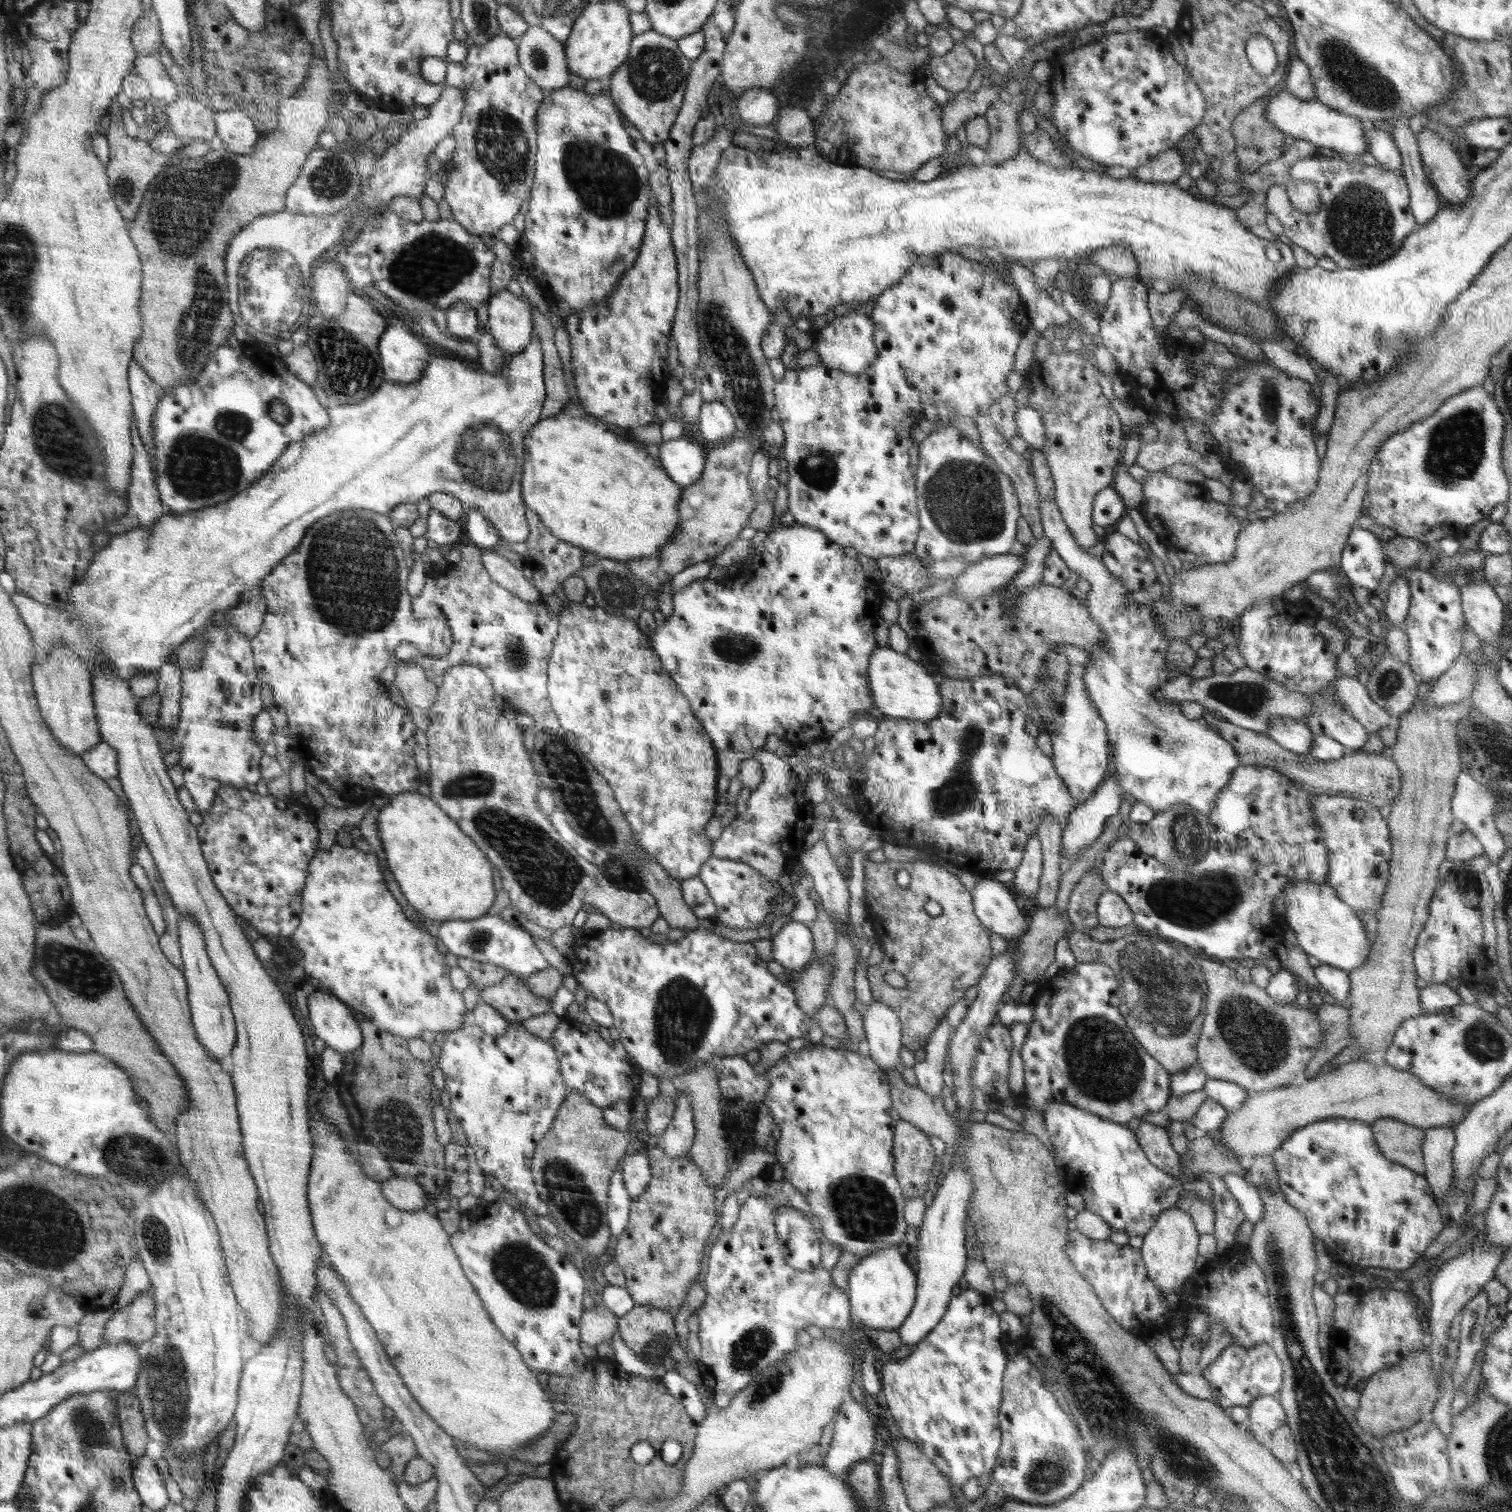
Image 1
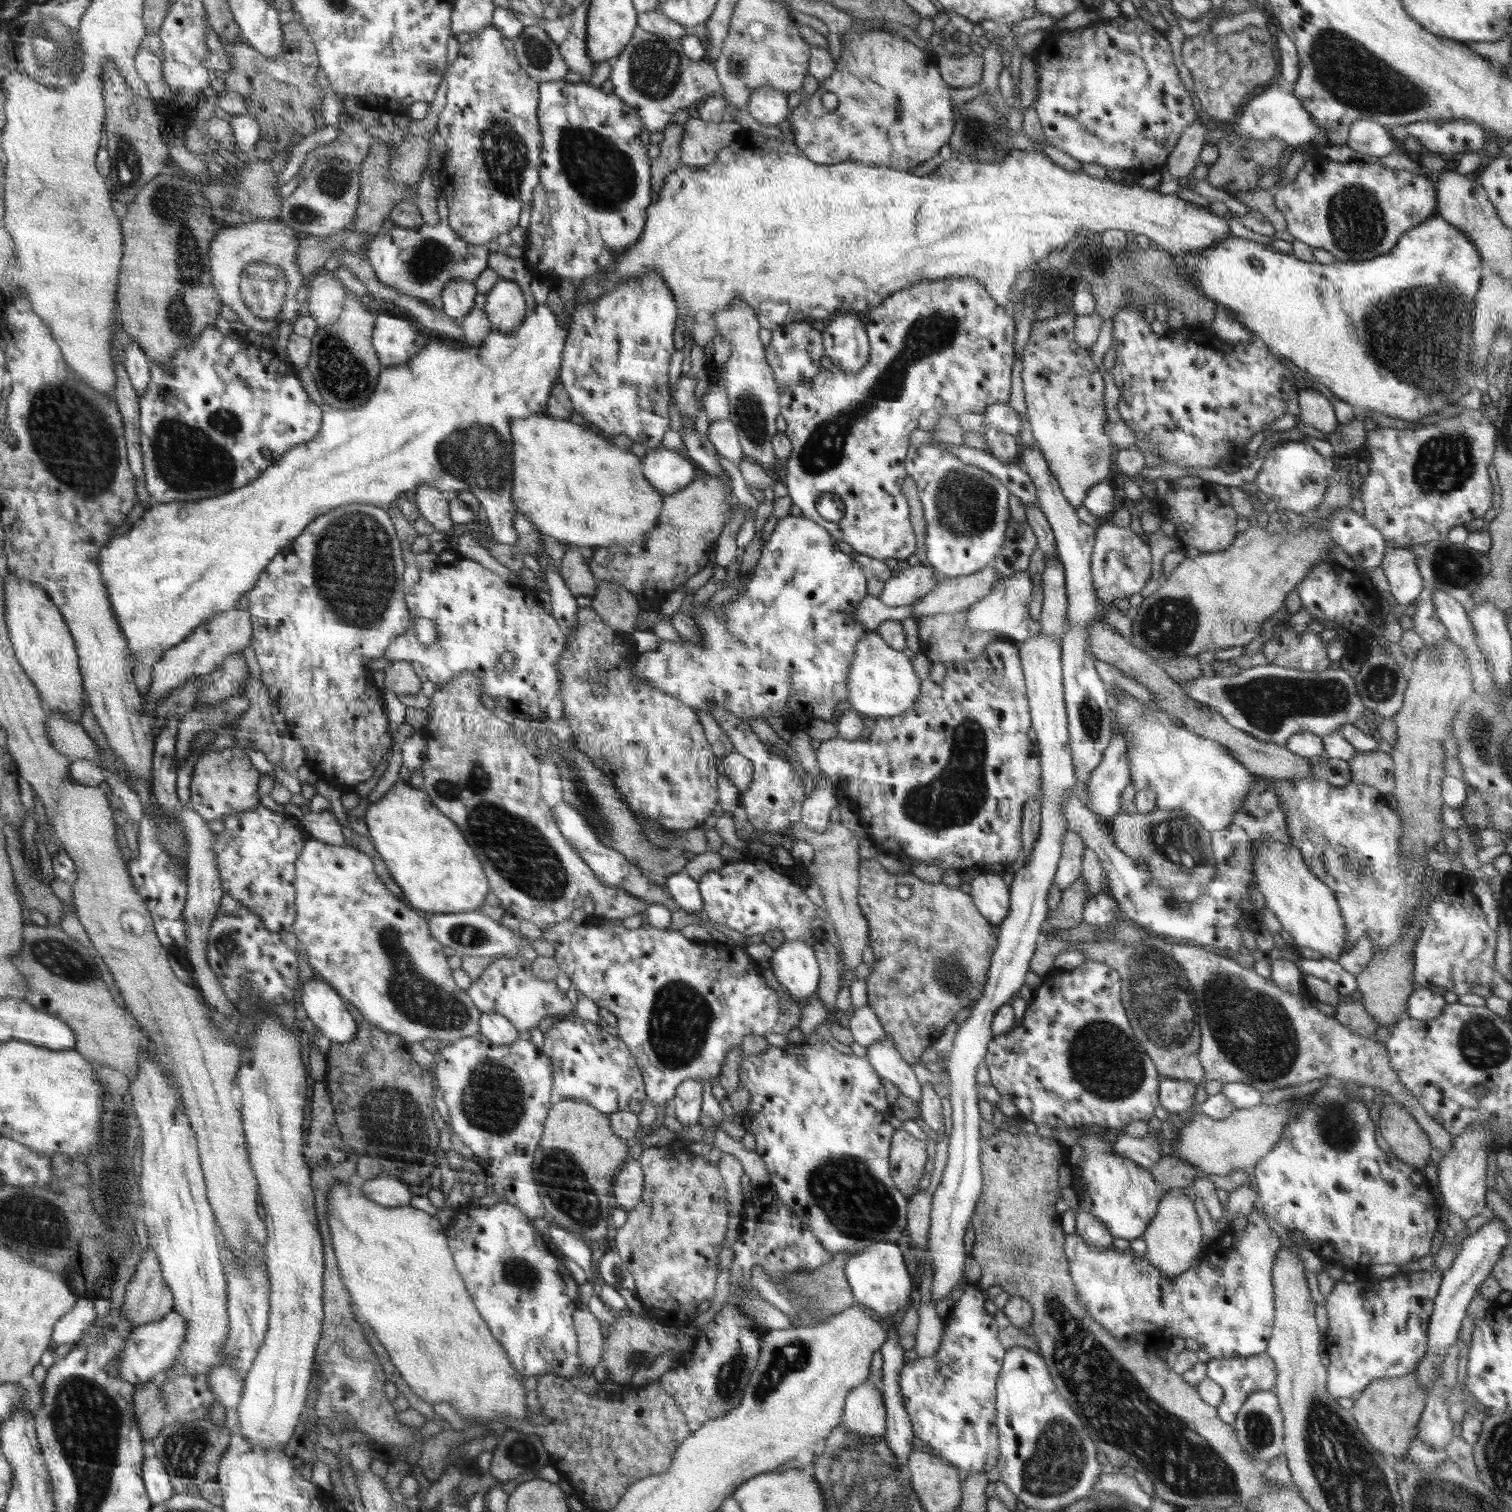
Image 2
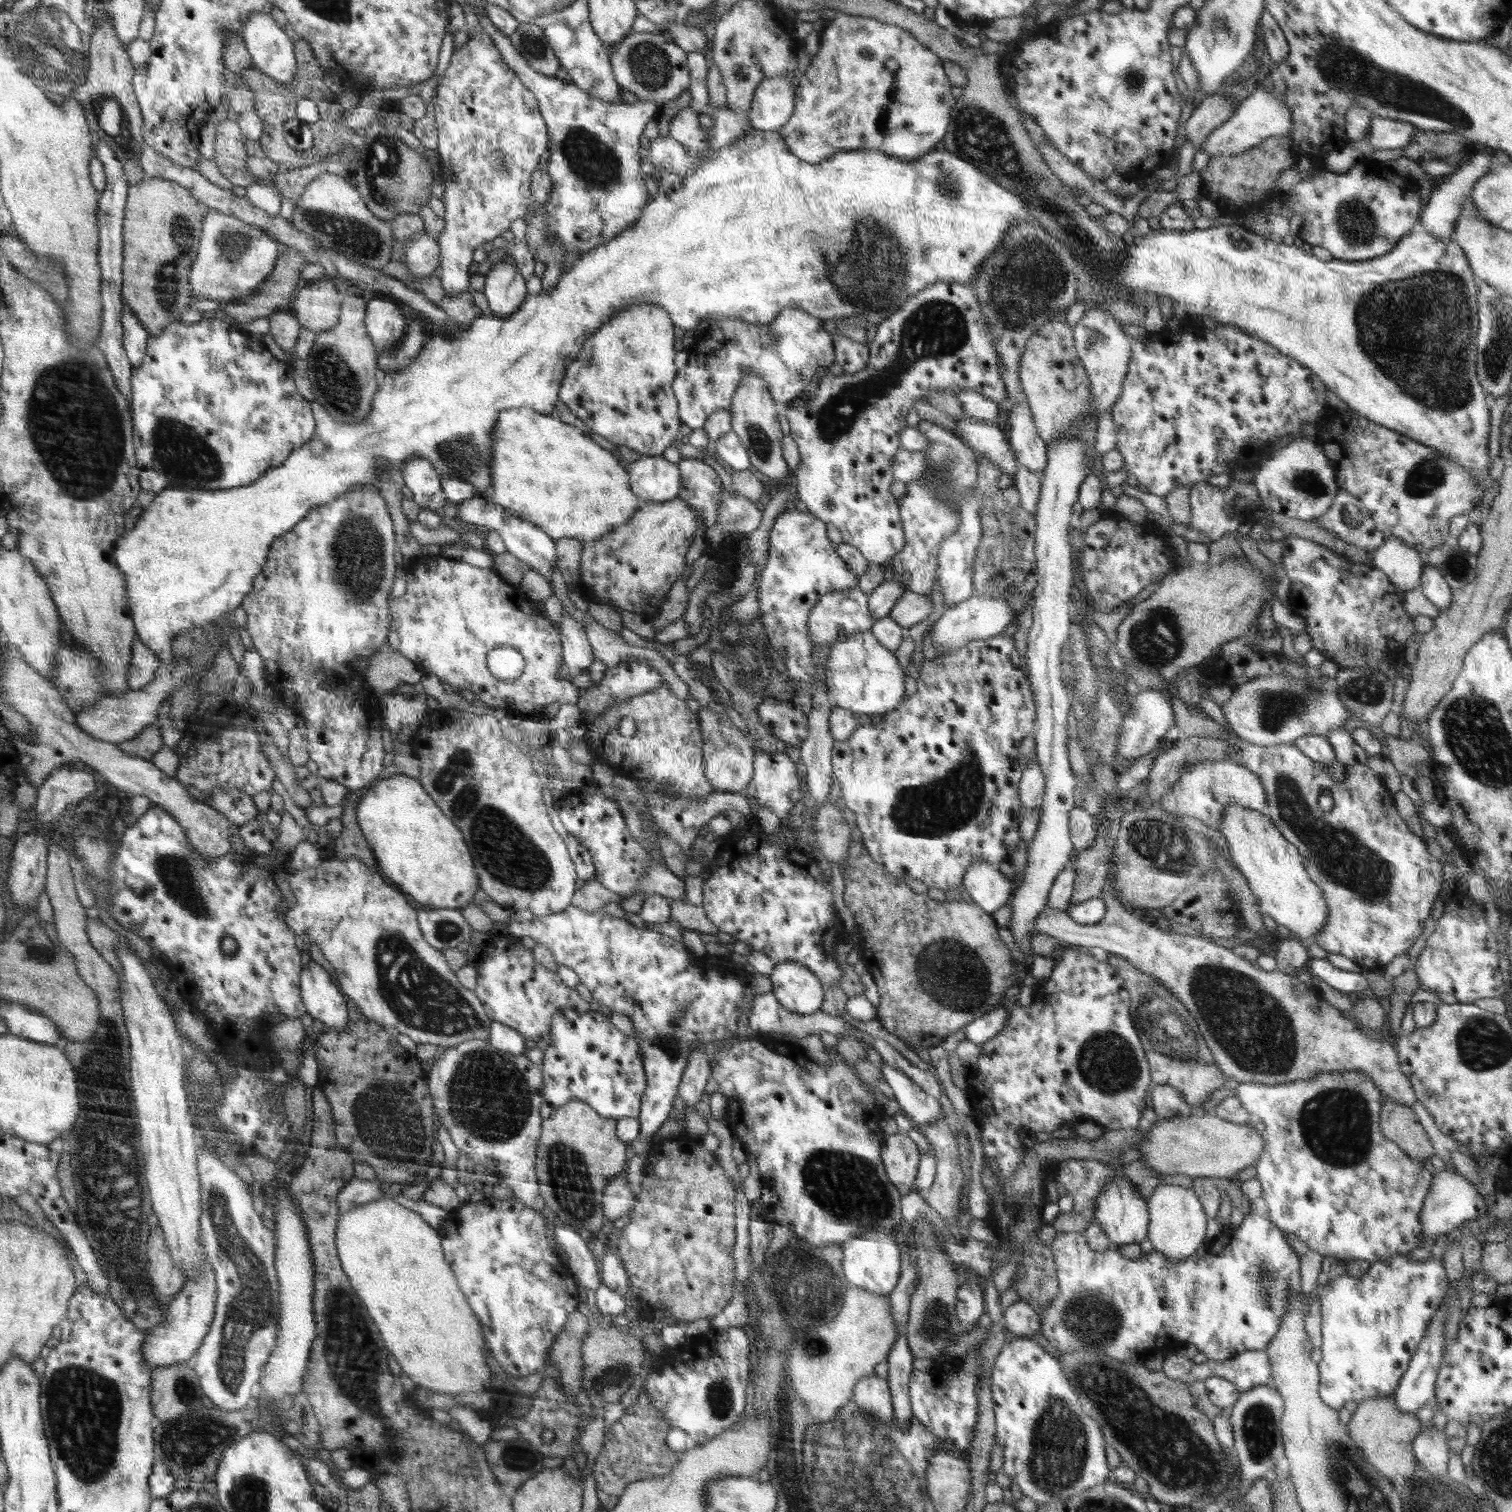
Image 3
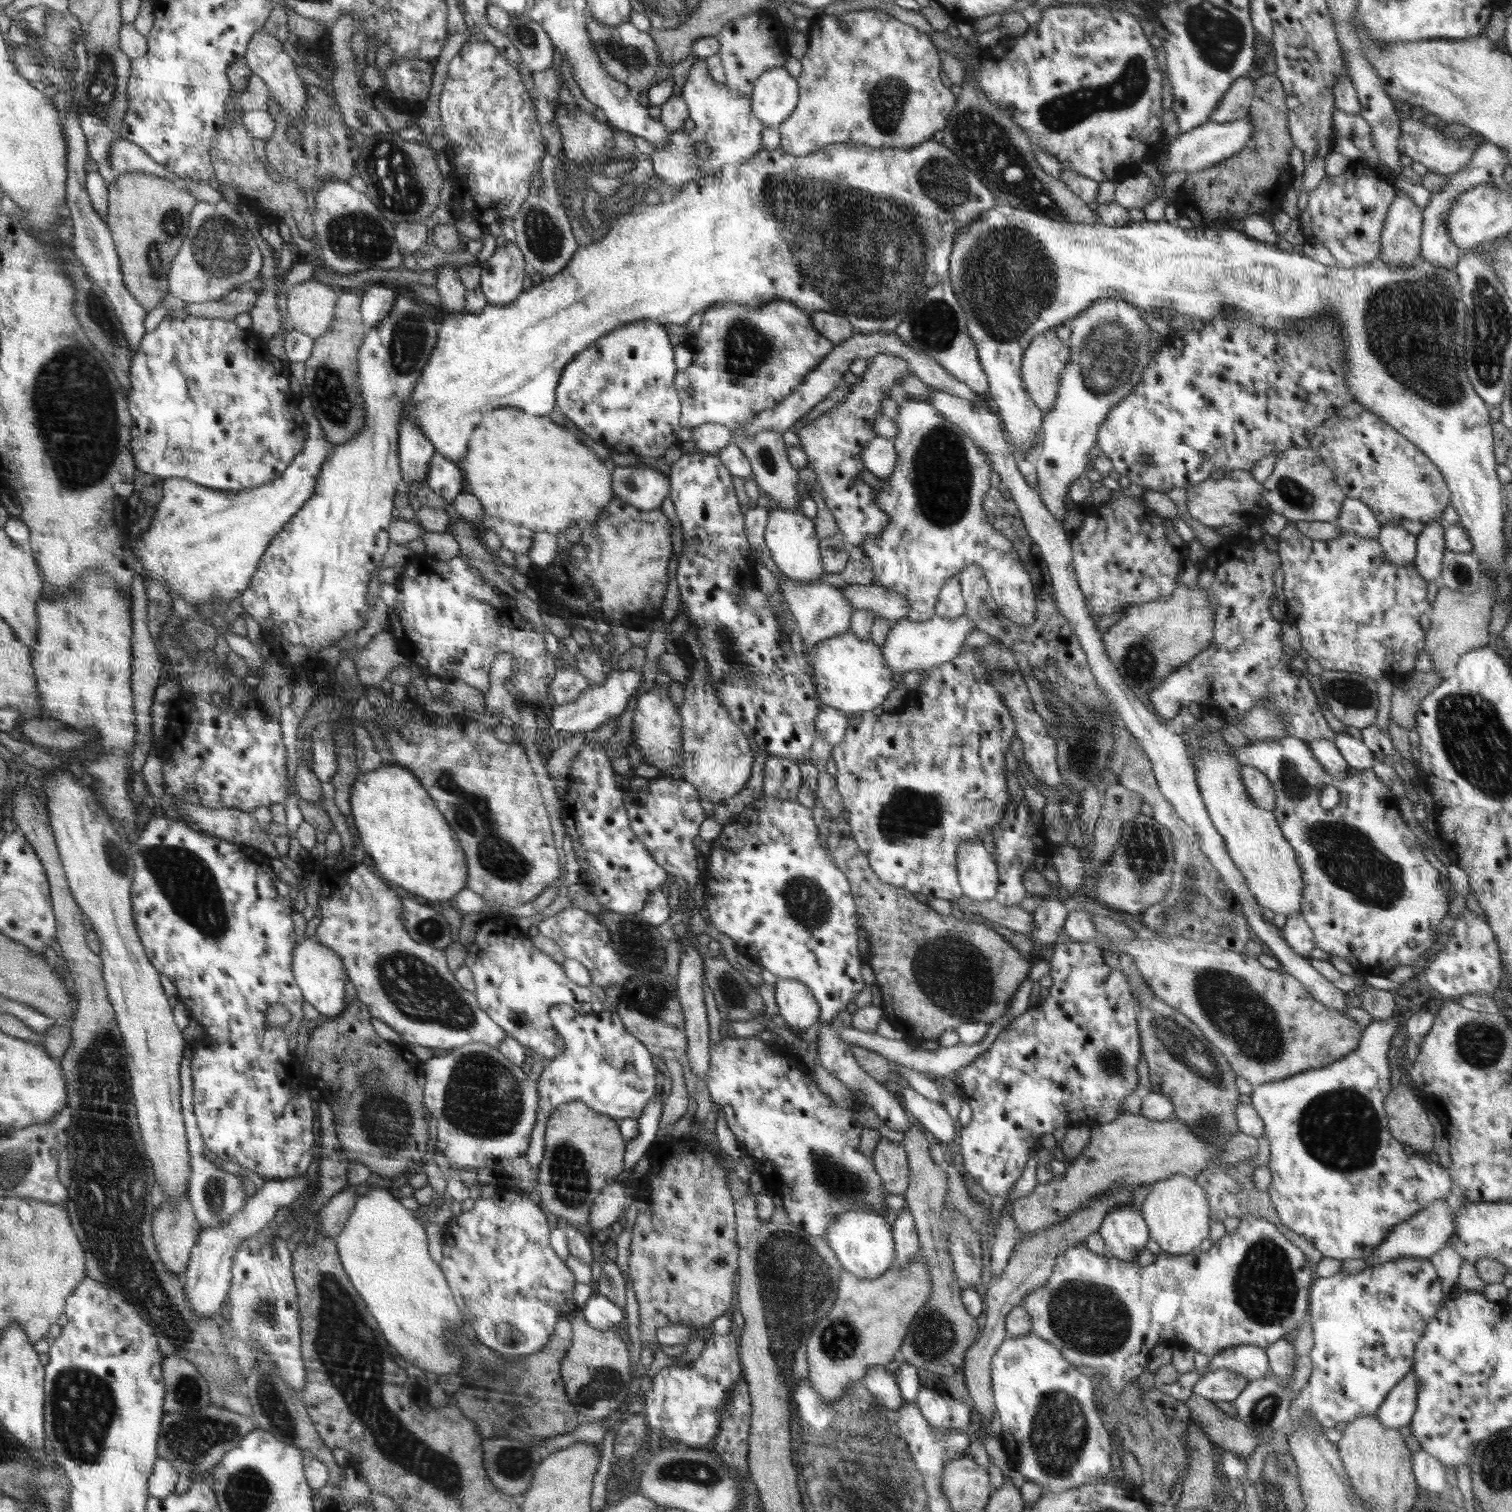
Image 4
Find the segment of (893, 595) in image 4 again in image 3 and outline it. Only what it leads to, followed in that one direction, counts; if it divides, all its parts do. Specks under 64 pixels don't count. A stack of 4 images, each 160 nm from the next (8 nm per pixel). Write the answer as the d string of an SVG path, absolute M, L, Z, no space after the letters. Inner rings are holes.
M906 591L900 596L900 600L894 603L889 617L906 631L926 619L931 612L932 600L928 601L920 594Z

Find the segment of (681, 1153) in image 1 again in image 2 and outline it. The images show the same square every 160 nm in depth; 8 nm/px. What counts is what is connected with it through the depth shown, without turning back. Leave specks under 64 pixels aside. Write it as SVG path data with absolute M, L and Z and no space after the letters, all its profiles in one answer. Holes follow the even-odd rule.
M688 1079L679 1085L678 1092L672 1099L678 1122L685 1128L698 1124L701 1116L703 1080Z

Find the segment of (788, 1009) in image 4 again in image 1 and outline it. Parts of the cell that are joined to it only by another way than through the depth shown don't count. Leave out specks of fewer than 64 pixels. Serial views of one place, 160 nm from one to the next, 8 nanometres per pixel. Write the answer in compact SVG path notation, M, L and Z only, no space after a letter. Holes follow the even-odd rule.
M788 921L772 940L773 960L786 970L787 977L798 977L812 959L814 935L810 926Z

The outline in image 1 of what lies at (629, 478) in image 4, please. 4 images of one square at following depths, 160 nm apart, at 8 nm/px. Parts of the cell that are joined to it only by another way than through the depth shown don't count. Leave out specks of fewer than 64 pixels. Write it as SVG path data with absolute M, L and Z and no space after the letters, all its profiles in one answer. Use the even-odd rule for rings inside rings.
M681 436L664 441L659 450L666 473L682 487L694 485L706 468L707 447L696 439Z

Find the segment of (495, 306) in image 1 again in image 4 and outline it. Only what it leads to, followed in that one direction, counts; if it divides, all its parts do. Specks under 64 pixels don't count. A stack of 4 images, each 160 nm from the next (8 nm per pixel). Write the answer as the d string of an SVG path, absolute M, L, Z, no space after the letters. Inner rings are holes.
M507 241L504 246L496 247L492 256L478 267L481 270L479 287L490 305L508 305L518 300L524 290L522 280L526 278L526 259L516 243Z

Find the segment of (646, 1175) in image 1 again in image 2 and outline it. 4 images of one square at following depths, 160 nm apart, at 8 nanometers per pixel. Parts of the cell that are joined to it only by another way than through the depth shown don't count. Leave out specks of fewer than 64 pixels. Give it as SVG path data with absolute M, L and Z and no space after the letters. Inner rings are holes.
M630 1159L615 1184L615 1199L626 1212L634 1208L643 1191L643 1170L638 1160Z

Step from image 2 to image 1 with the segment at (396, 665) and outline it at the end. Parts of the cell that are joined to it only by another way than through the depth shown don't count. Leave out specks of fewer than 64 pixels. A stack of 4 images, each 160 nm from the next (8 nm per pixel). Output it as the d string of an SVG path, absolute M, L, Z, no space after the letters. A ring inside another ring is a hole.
M402 661L396 668L393 686L395 694L400 694L410 707L430 708L438 700L436 684L428 682L424 672L413 661Z

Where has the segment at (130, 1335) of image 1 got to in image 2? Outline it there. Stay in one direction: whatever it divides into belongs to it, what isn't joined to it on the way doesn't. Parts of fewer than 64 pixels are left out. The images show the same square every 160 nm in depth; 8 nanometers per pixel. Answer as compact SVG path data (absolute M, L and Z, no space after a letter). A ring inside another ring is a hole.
M152 1249L141 1254L140 1262L132 1276L130 1283L125 1287L124 1305L121 1308L121 1317L126 1317L134 1327L147 1325L148 1322L160 1321L174 1310L174 1295L171 1287L163 1278L159 1258Z

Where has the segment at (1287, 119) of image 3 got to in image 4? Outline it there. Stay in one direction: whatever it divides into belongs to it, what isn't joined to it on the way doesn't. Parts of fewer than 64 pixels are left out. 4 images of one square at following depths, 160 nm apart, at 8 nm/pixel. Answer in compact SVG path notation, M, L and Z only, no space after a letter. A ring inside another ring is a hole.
M1248 112L1244 119L1238 121L1223 123L1208 121L1195 129L1178 134L1174 141L1165 145L1167 148L1166 163L1164 168L1159 170L1160 175L1166 178L1178 171L1186 171L1188 174L1205 170L1239 153L1249 141L1251 134L1254 133L1251 120L1250 112Z

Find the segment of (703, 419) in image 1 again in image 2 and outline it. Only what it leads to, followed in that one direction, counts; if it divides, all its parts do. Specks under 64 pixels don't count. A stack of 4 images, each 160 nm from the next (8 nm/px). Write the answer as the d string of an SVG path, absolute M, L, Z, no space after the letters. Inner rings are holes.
M729 418L715 419L714 422L710 422L708 439L718 454L722 454L724 458L734 462L737 466L745 456L736 427Z

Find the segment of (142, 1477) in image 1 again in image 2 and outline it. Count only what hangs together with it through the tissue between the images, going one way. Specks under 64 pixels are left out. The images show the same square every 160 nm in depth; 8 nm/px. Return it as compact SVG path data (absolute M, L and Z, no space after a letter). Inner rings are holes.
M149 1456L143 1462L143 1482L146 1484L147 1495L152 1504L163 1504L172 1496L170 1478L162 1466L162 1461L156 1456Z

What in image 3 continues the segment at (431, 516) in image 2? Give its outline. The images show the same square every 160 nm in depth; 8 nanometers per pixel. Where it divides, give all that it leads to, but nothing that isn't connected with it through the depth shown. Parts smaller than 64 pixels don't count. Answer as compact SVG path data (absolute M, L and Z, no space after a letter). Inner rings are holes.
M412 457L407 464L402 466L401 473L405 485L410 488L410 492L413 494L412 500L416 501L420 508L427 508L442 515L442 508L446 504L447 498L442 492L441 476L436 472L435 466L427 458Z

